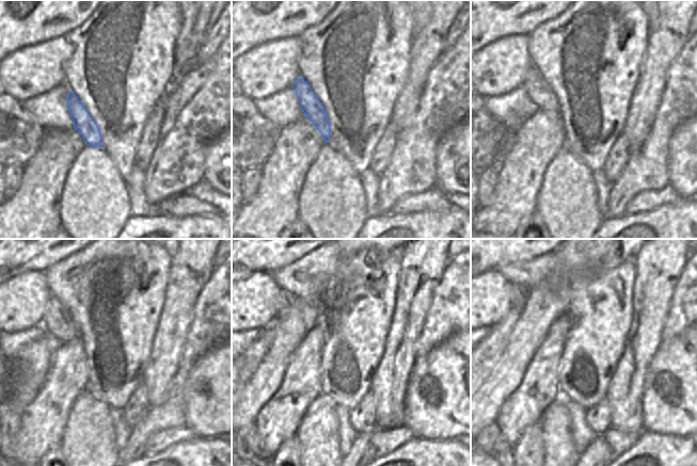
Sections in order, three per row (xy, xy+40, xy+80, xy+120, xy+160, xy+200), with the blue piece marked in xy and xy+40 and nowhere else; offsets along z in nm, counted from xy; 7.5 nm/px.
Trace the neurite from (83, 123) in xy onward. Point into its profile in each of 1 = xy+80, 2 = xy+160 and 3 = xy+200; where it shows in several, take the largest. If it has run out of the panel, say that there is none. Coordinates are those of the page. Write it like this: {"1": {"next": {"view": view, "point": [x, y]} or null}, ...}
{"1": {"next": {"view": "xy+80", "point": [540, 92]}}, "2": {"next": {"view": "xy+160", "point": [287, 300]}}, "3": {"next": {"view": "xy+200", "point": [519, 293]}}}

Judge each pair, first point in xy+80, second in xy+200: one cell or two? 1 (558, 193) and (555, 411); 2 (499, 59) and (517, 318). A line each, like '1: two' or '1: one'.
1: one
2: two

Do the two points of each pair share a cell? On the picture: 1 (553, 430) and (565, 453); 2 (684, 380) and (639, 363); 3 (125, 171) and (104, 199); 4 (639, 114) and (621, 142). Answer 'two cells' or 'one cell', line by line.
1: one cell
2: two cells
3: two cells
4: two cells

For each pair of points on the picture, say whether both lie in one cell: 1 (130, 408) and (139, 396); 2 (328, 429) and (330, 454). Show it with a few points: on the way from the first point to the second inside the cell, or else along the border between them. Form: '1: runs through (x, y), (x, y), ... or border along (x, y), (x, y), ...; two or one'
1: runs through (133, 405), (139, 399); one
2: runs through (328, 435), (328, 448); one

